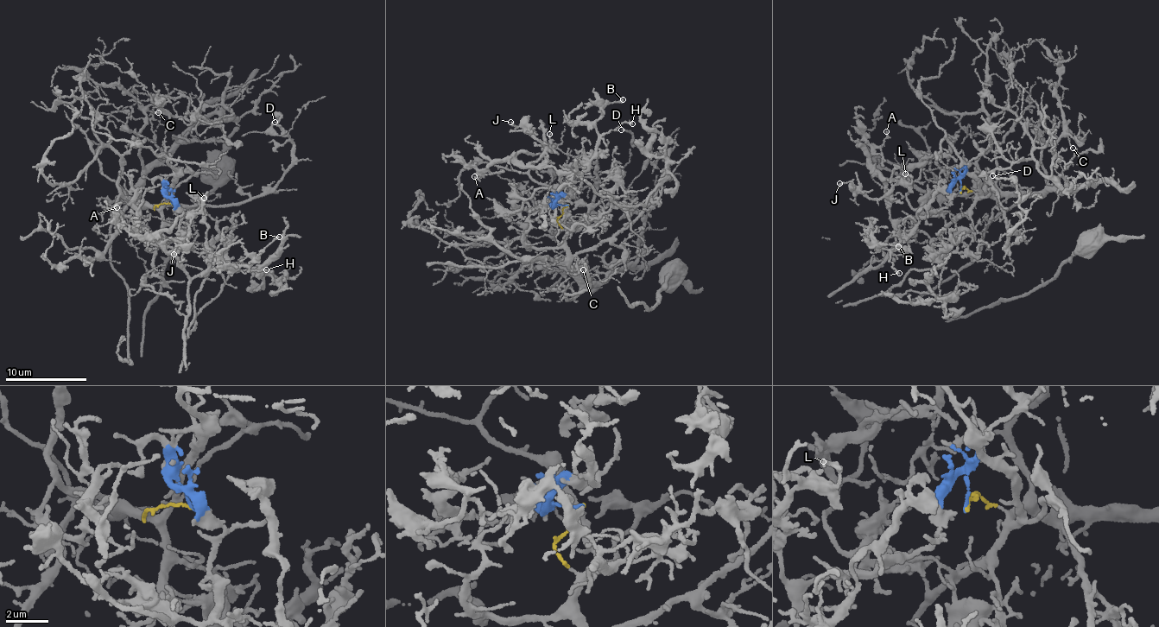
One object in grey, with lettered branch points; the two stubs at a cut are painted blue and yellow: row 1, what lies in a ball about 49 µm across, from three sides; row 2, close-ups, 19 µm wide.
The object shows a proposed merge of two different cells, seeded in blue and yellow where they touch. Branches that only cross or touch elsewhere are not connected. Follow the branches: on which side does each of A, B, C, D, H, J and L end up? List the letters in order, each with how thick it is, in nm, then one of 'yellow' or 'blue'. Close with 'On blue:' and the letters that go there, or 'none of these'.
A: 180 nm | blue
B: 240 nm | blue
C: 120 nm | yellow
D: 170 nm | yellow
H: 180 nm | blue
J: 150 nm | blue
L: 160 nm | blue
On blue: A, B, H, J, L

